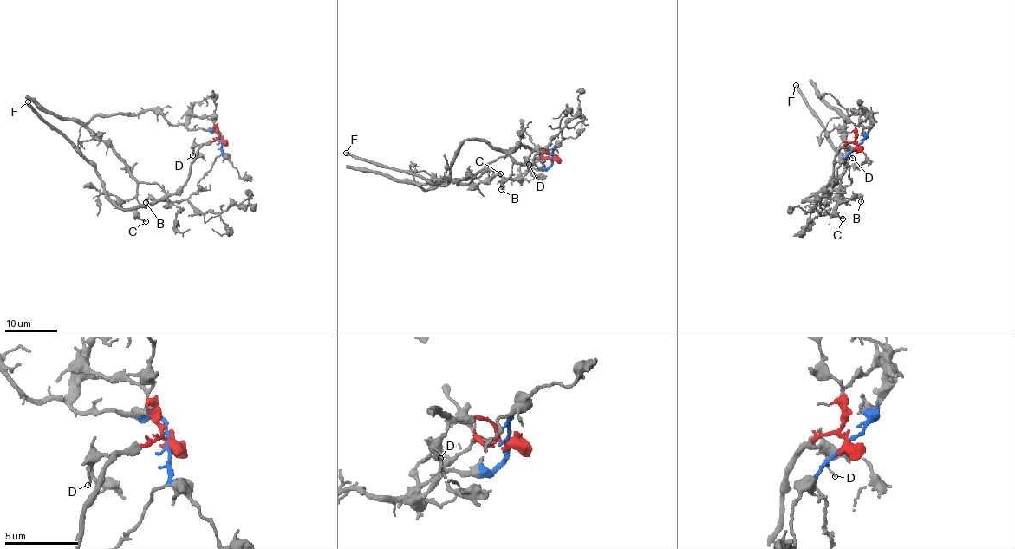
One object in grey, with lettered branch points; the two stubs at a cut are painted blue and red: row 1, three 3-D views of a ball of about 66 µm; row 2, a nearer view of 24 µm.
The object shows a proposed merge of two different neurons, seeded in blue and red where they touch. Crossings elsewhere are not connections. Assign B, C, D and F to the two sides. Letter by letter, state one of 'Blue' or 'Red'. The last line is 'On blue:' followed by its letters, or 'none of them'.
B: Red
C: Blue
D: Red
F: Red
On blue: C

